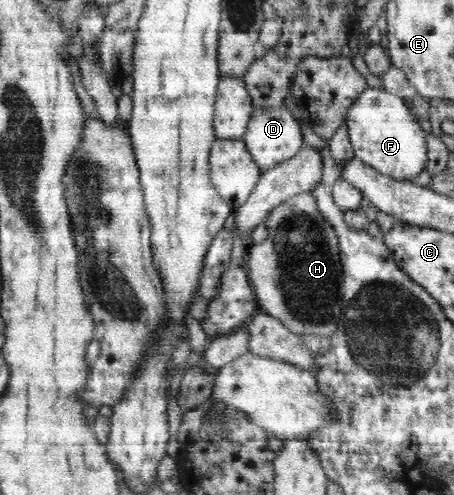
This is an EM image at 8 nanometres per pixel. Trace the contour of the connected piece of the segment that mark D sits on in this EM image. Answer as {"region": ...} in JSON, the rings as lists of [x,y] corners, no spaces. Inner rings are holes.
{"region":[[[285,105],[256,109],[248,123],[248,128],[243,136],[243,141],[248,147],[254,162],[263,170],[268,170],[292,156],[296,156],[302,146],[302,128],[294,114]]]}

